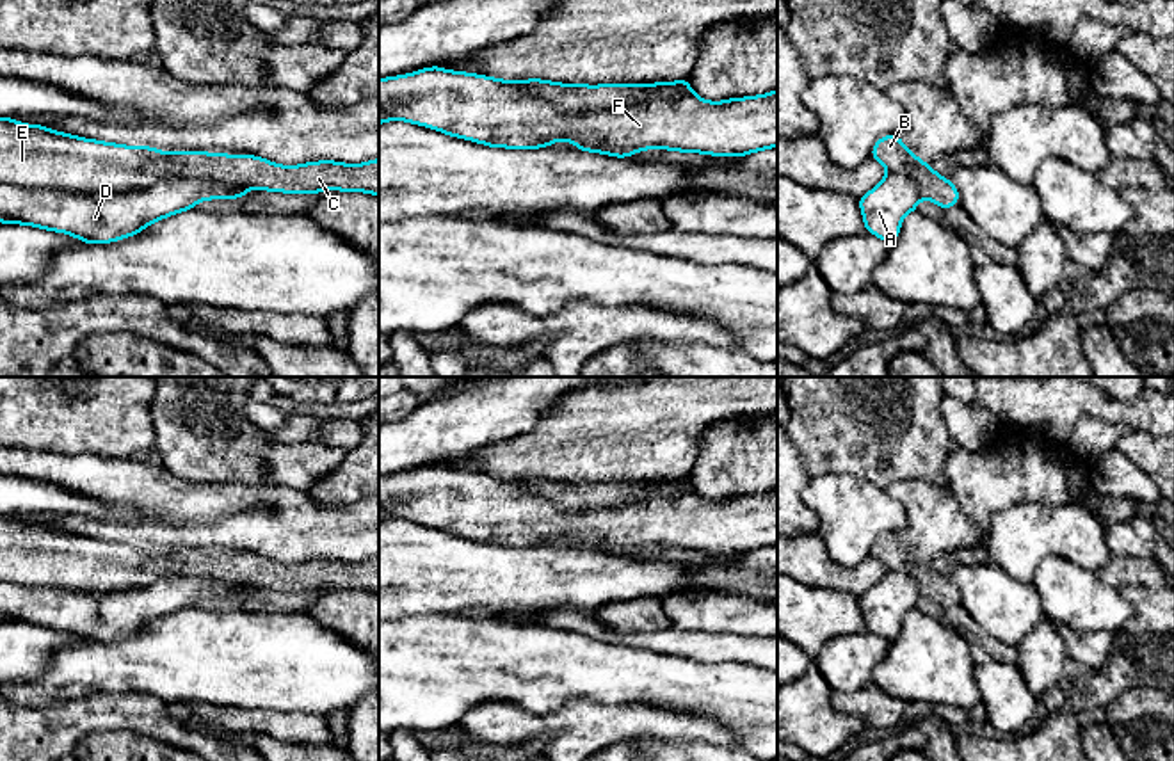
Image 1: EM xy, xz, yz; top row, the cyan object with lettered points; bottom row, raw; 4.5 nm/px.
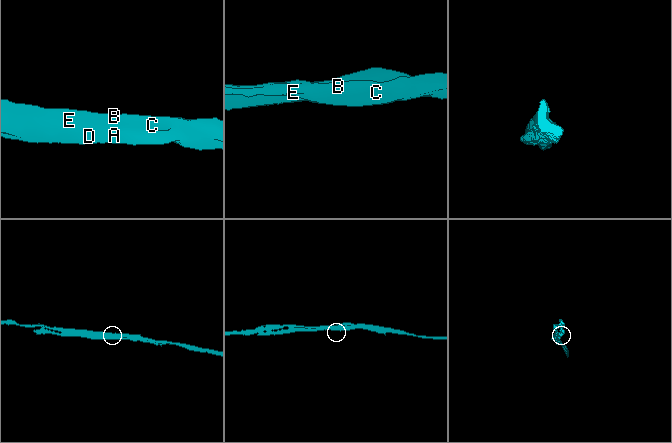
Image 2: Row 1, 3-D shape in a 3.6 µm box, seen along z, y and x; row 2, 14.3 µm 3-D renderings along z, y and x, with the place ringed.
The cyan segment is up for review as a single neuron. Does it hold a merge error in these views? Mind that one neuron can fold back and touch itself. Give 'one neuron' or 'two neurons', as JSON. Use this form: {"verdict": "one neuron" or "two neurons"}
{"verdict": "two neurons"}

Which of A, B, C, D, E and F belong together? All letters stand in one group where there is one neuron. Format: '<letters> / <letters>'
A D / B C E F

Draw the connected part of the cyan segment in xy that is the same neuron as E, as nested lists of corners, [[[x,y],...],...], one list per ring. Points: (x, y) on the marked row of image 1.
[[[0,117],[0,181],[110,196],[149,188],[164,178],[286,194],[343,190],[379,197],[379,158],[358,165],[333,160],[277,165],[254,155],[132,148]]]

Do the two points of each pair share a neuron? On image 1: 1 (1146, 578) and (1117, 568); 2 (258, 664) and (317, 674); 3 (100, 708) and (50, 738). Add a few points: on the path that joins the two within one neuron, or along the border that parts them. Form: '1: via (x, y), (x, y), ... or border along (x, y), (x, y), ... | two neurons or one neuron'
1: via (1139, 571), (1125, 571) | one neuron
2: via (273, 664), (303, 665) | one neuron
3: via (88, 715), (63, 726) | one neuron

